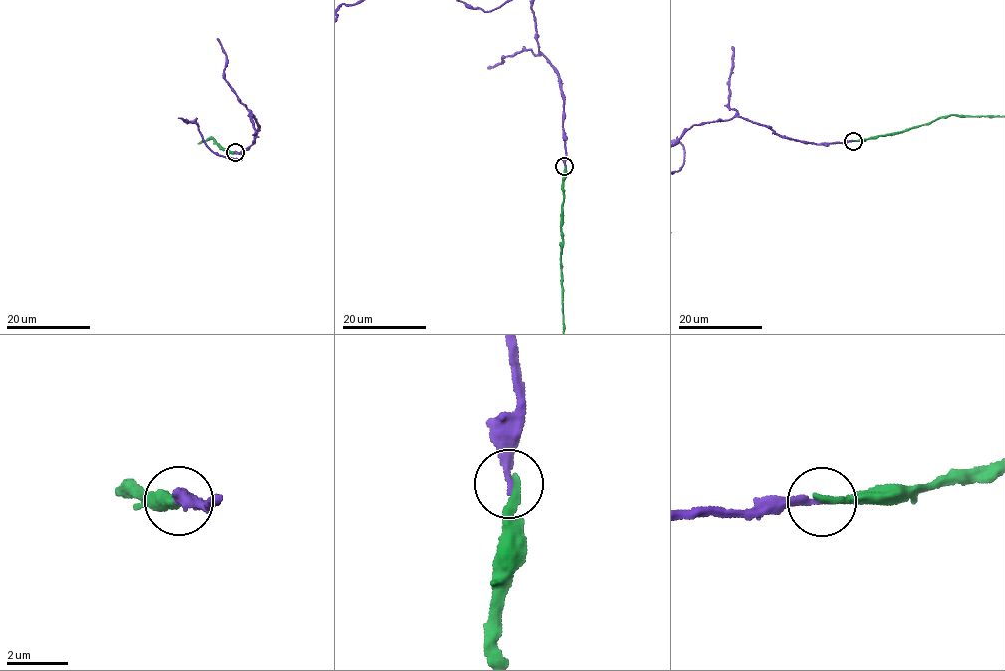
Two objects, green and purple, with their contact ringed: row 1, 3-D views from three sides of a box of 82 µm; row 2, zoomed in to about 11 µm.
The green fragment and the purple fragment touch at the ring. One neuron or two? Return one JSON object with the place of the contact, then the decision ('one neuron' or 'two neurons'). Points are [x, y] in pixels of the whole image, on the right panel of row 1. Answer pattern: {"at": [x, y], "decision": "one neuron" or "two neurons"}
{"at": [853, 141], "decision": "one neuron"}

